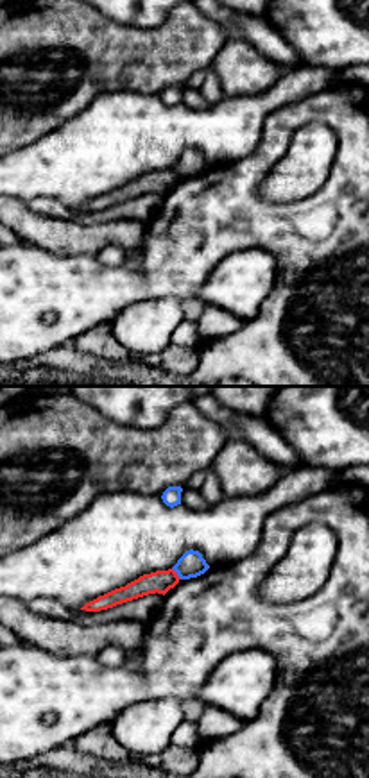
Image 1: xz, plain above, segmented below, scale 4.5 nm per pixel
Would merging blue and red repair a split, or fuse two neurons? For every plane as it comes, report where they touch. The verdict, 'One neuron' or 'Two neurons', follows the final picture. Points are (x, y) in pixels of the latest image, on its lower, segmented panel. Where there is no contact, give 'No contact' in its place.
Touches blue at (176, 571)

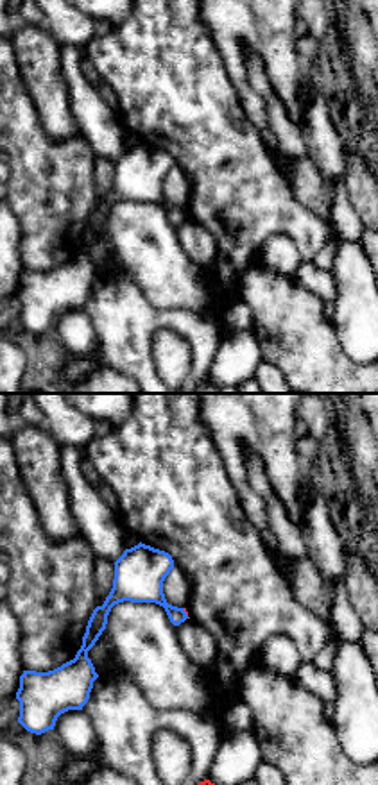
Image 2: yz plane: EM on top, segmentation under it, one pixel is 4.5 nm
Touches blue at (185, 614)

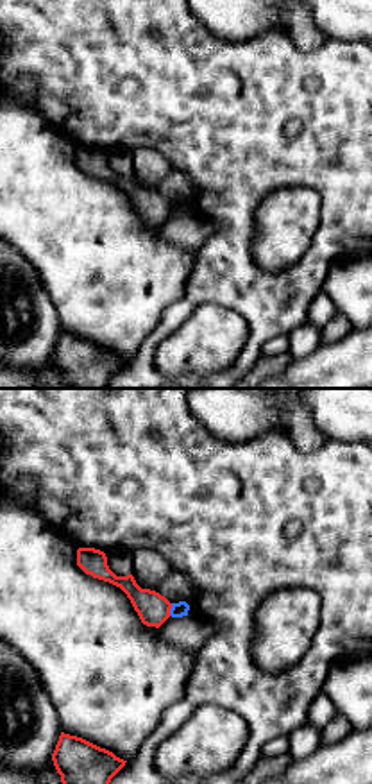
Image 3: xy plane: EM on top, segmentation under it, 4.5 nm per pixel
Touches blue at (170, 609)

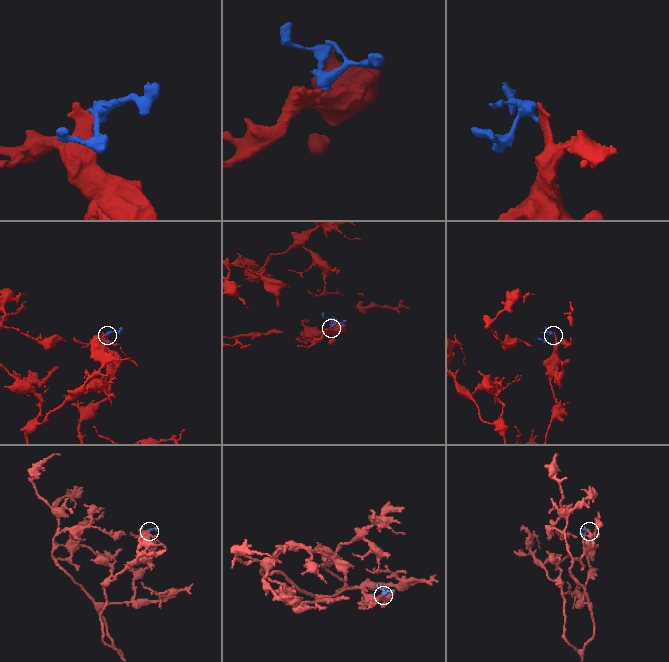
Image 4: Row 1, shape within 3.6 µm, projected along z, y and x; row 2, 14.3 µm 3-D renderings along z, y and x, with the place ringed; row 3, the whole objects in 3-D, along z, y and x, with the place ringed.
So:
Two neurons

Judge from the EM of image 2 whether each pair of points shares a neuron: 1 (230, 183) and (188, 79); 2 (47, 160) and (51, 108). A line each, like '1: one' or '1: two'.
1: one
2: two

